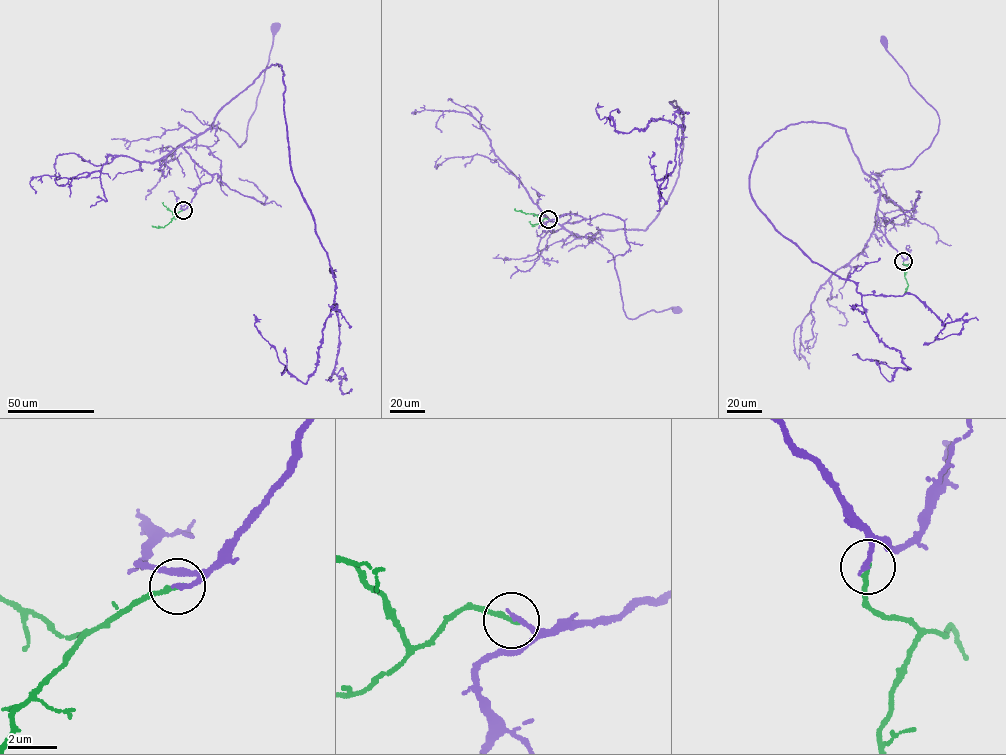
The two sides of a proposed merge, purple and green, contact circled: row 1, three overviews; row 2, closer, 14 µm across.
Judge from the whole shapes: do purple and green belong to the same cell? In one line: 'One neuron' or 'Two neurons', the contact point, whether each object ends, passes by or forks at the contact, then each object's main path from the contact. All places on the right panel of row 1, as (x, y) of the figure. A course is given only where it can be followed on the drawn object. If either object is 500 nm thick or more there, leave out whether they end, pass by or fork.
Two neurons. Place: (903, 261). At the ring purple ends. At the ring green ends. Course of purple: (903, 261), (877, 214), (877, 181), (885, 169), (909, 166), (929, 146), (939, 118), (882, 41). Course of green: (903, 261), (907, 265), (904, 272), (908, 285), (905, 292)

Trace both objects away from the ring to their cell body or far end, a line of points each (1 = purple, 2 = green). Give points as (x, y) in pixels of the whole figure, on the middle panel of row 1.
1: (548, 219), (566, 213), (583, 218), (561, 225), (573, 234), (591, 237), (613, 255), (627, 318), (675, 309)
2: (548, 219), (541, 221), (534, 214), (514, 210)

